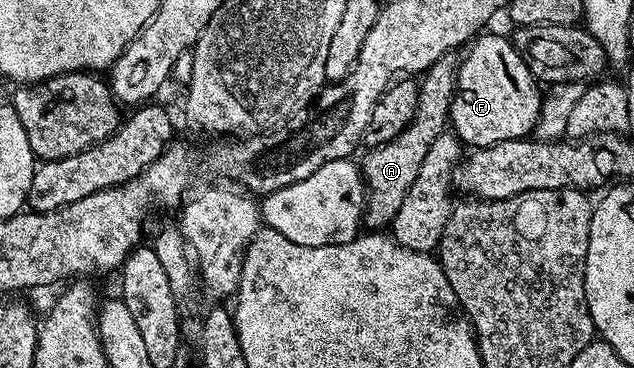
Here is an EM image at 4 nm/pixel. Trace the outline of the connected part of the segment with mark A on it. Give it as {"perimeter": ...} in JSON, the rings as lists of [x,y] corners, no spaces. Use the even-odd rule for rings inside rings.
{"perimeter":[[[442,58],[425,69],[419,80],[417,109],[411,122],[398,136],[391,138],[391,142],[370,147],[369,153],[359,160],[361,177],[365,180],[363,224],[366,229],[385,230],[392,225],[399,206],[403,206],[403,198],[407,198],[407,190],[411,190],[415,178],[419,178],[419,169],[423,167],[423,158],[427,158],[427,150],[431,150],[431,142],[446,132],[449,107],[457,90],[458,67],[456,59]]]}

